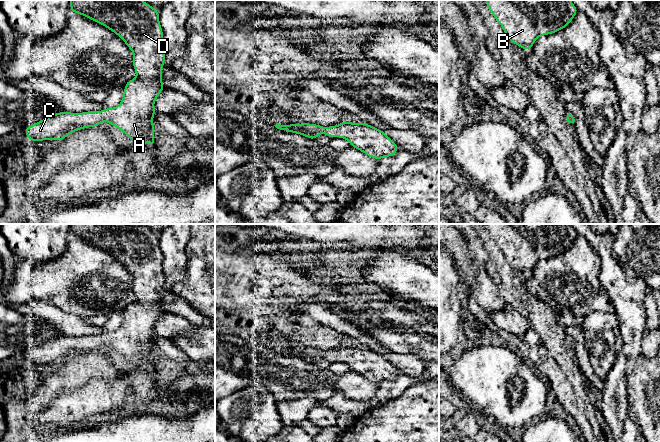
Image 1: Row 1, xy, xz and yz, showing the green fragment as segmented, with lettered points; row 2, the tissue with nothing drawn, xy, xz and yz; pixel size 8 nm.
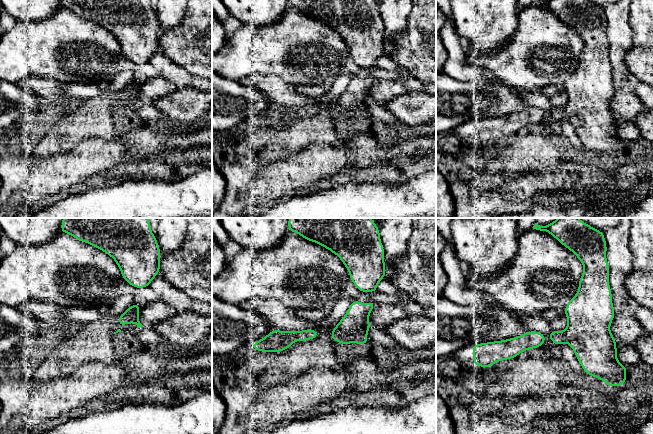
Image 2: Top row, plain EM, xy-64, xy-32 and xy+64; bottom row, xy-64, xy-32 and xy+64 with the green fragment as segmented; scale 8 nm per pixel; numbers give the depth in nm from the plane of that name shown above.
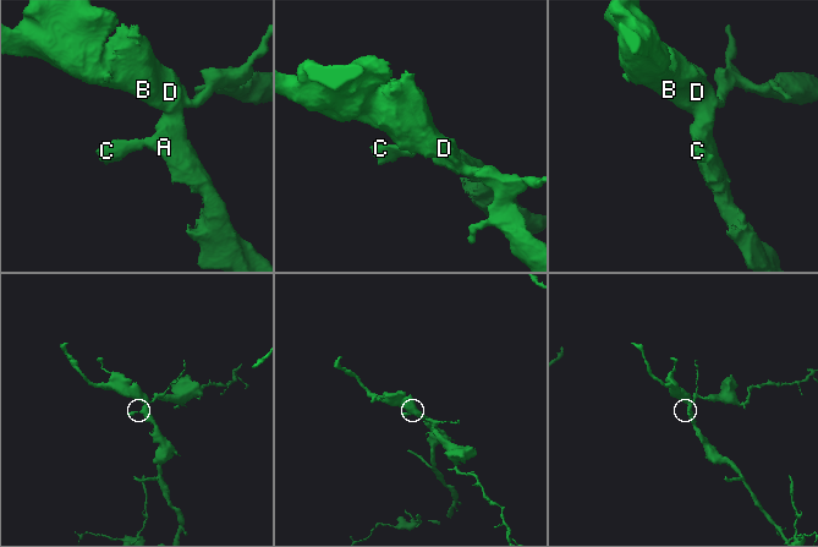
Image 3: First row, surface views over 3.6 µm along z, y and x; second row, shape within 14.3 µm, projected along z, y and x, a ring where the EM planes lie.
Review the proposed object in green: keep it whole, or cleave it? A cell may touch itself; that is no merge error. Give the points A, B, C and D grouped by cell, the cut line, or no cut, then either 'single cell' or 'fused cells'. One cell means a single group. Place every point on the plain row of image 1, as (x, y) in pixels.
A B C D; no cut; single cell

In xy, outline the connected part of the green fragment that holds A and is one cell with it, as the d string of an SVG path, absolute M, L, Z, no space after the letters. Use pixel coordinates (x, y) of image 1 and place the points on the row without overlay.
M70 224L70 236L78 237L98 248L107 251L119 260L133 276L135 303L125 307L121 327L115 332L104 332L102 335L81 337L58 336L24 353L28 365L61 365L69 358L88 351L99 351L106 345L133 364L134 368L146 366L156 369L153 356L153 342L156 334L154 327L165 310L162 307L161 292L165 289L163 273L163 254L159 246L159 235L142 224Z

